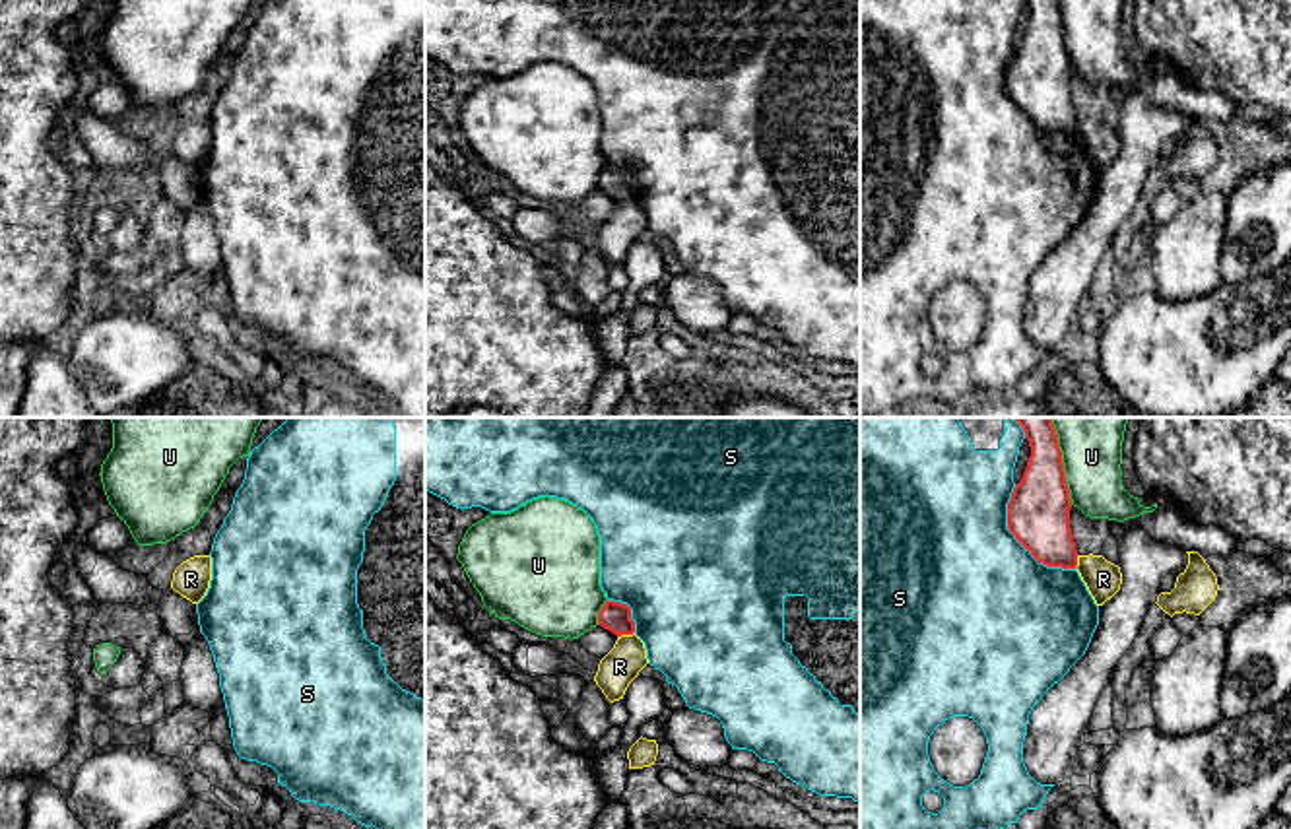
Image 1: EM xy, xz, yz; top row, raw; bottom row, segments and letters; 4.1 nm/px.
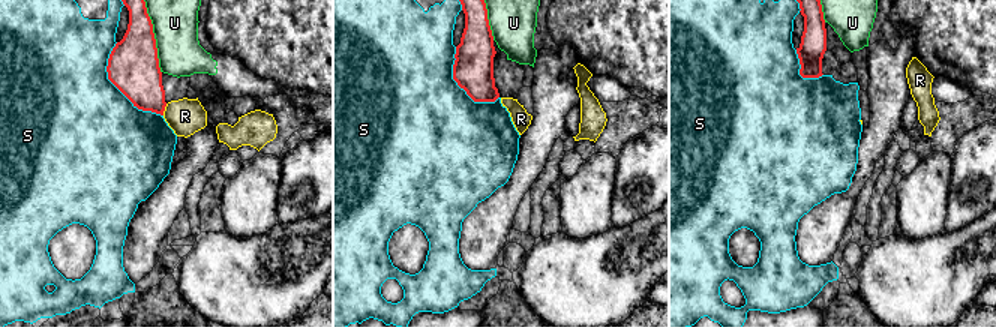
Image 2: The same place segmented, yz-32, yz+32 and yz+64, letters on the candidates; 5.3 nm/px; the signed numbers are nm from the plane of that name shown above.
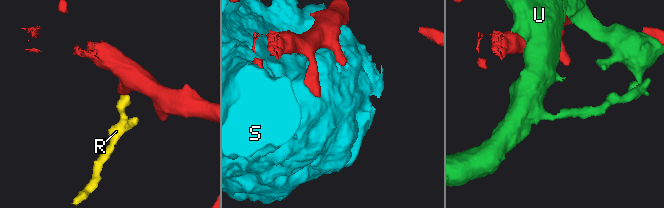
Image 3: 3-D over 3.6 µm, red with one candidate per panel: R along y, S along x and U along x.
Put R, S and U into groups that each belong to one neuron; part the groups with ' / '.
R / S / U

